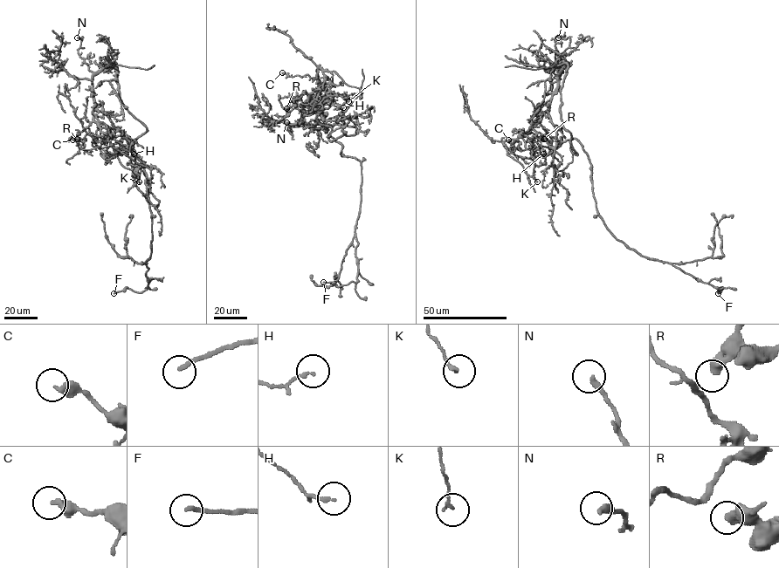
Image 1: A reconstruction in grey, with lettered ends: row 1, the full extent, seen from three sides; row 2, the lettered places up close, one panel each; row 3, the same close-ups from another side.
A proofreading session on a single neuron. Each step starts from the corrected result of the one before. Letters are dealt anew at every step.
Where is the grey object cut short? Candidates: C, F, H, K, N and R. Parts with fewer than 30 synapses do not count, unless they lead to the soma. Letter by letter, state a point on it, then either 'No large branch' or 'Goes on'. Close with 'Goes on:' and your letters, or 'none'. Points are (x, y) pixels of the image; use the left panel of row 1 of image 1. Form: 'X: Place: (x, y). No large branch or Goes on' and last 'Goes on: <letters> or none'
C: Place: (72, 140). No large branch
F: Place: (113, 293). No large branch
H: Place: (134, 153). No large branch
K: Place: (139, 181). No large branch
N: Place: (77, 37). No large branch
R: Place: (77, 139). No large branch
Goes on: none

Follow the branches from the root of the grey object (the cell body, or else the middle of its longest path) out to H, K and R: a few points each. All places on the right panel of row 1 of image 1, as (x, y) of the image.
H: (584, 151), (573, 138), (546, 156), (537, 157), (525, 147), (521, 137), (532, 128), (537, 133), (543, 153)
K: (584, 151), (573, 138), (546, 156), (537, 157), (525, 147), (522, 136), (530, 140), (537, 181)
R: (584, 151), (573, 138), (562, 141), (541, 157), (540, 147), (530, 141), (527, 134), (533, 133), (544, 139)

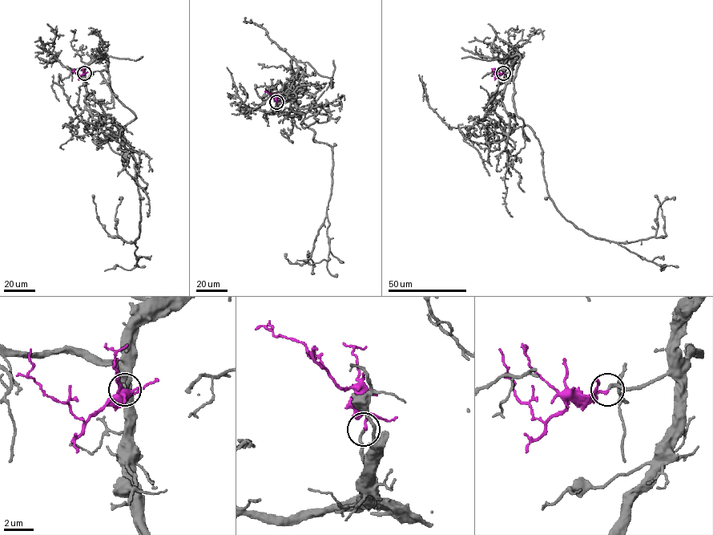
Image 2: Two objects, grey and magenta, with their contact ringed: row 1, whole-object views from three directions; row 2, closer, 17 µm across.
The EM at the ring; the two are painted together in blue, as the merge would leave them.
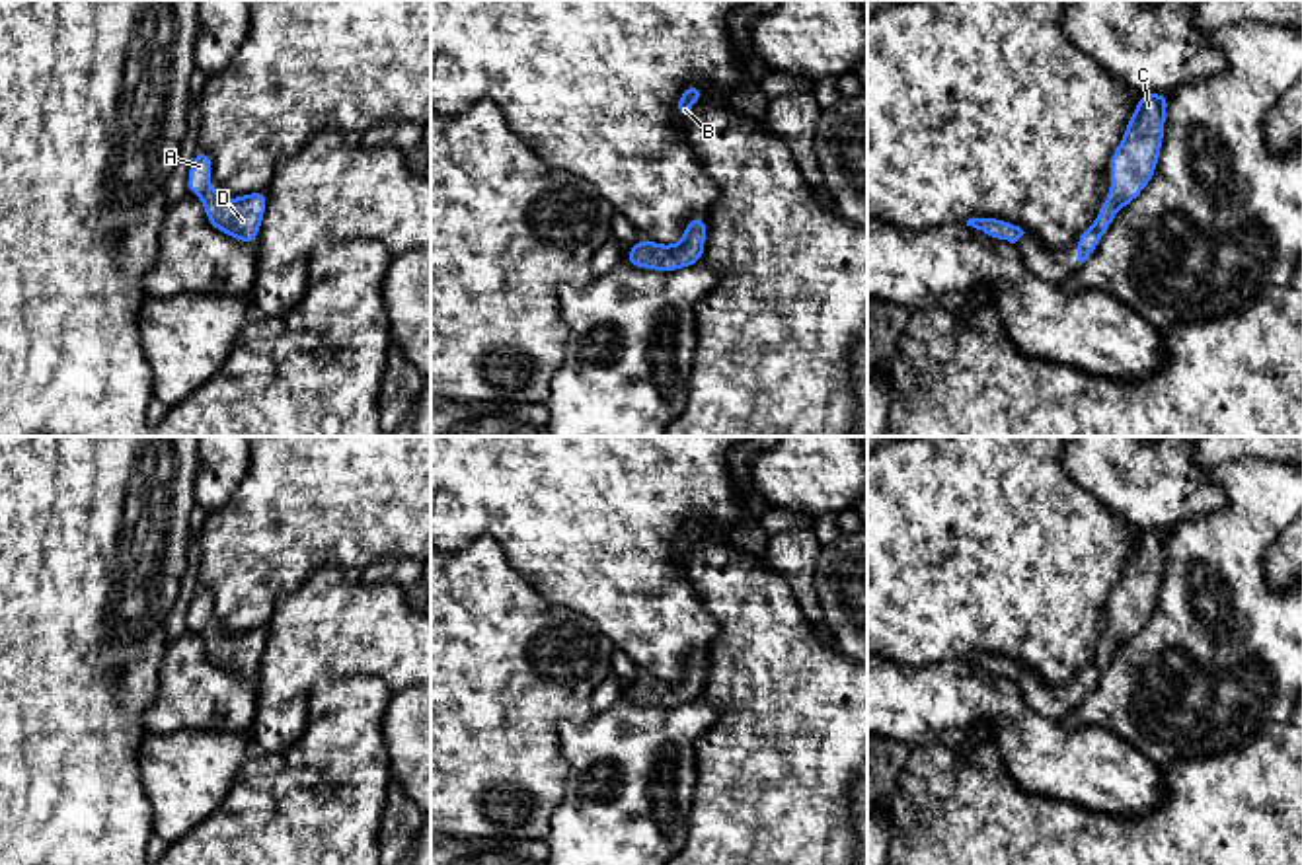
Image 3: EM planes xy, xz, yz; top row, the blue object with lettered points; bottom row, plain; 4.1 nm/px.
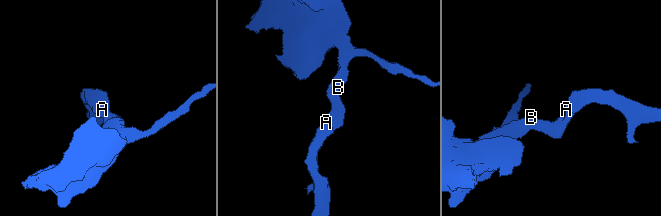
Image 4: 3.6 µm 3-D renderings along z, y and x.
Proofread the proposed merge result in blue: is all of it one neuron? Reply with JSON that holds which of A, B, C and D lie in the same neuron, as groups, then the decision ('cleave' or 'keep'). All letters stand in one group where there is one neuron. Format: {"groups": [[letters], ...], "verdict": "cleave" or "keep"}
{"groups": [["A", "B", "C", "D"]], "verdict": "keep"}

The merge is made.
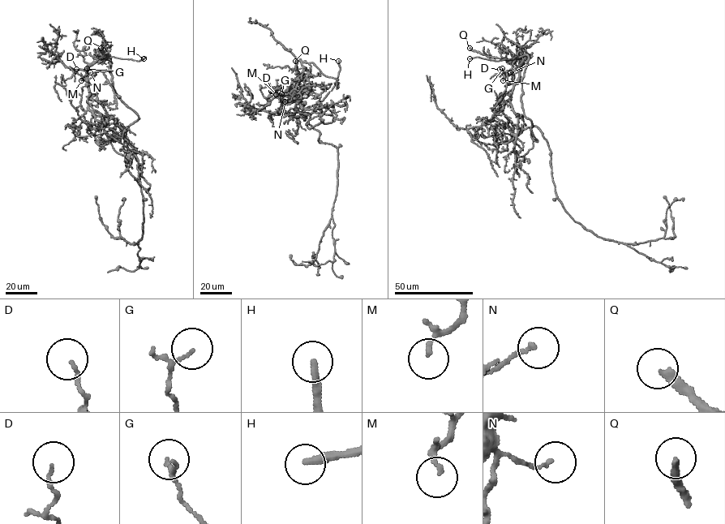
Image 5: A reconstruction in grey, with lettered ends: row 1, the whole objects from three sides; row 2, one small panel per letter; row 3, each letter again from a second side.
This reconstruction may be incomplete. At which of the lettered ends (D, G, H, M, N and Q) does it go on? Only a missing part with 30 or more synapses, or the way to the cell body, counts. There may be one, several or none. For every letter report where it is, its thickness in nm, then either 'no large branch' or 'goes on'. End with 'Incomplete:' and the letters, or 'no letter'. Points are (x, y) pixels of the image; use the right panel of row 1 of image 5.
D: place (499, 69); calibre 120 nm; no large branch
G: place (502, 68); calibre 100 nm; no large branch
H: place (469, 58); calibre 240 nm; goes on
M: place (503, 80); calibre 110 nm; no large branch
N: place (510, 72); calibre 120 nm; no large branch
Q: place (469, 48); calibre 280 nm; goes on
Incomplete: H, Q

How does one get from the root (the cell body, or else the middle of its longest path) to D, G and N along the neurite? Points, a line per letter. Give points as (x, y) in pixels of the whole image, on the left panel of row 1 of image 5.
D: (125, 138), (115, 126), (100, 139), (106, 143), (111, 137), (88, 108), (87, 72), (82, 77), (76, 69)
G: (125, 138), (126, 131), (115, 126), (100, 139), (106, 143), (111, 137), (88, 108), (87, 68)
N: (125, 138), (126, 131), (115, 126), (100, 139), (106, 143), (111, 137), (88, 108), (87, 73), (90, 72)

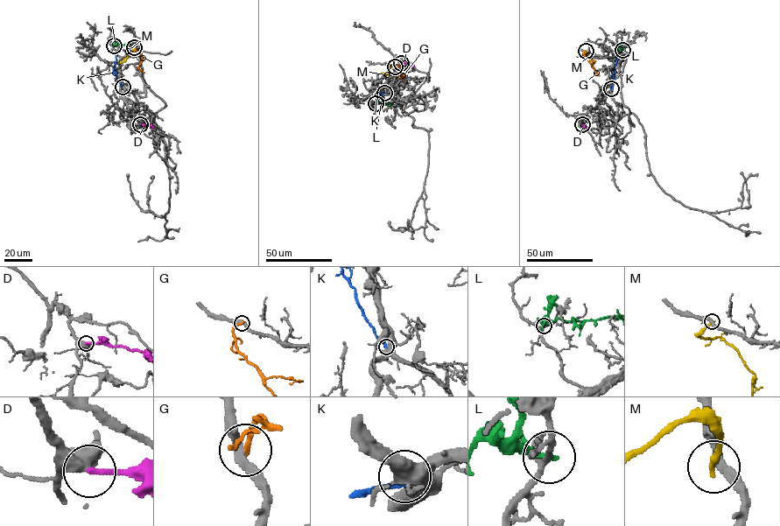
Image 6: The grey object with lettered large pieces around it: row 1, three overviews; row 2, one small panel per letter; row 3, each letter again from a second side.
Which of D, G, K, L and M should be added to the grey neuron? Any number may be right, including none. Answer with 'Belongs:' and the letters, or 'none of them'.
Belongs: none of them

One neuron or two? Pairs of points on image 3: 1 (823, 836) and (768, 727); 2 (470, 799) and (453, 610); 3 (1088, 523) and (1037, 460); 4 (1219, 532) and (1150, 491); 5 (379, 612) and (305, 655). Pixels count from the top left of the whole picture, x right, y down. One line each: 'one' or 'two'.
1: one
2: one
3: one
4: two
5: one

